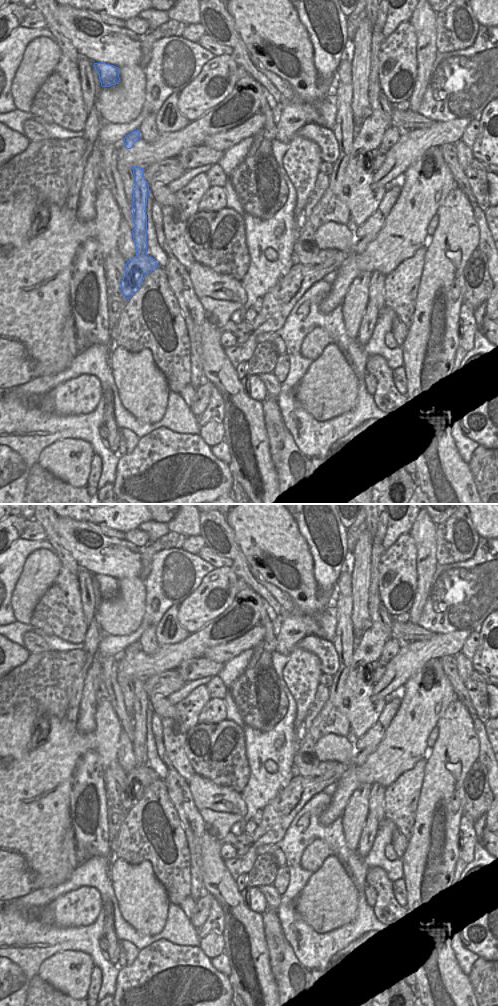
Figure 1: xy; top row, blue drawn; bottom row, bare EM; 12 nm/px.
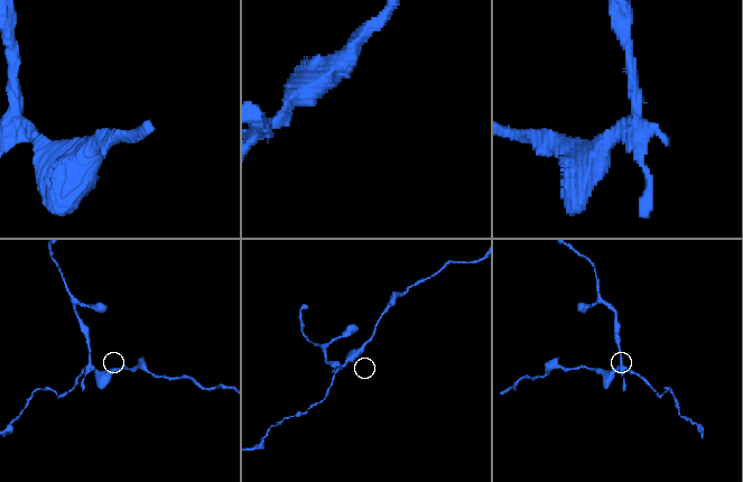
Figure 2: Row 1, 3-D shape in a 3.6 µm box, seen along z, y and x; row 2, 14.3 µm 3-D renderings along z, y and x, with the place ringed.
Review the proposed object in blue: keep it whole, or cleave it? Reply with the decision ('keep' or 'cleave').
cleave

